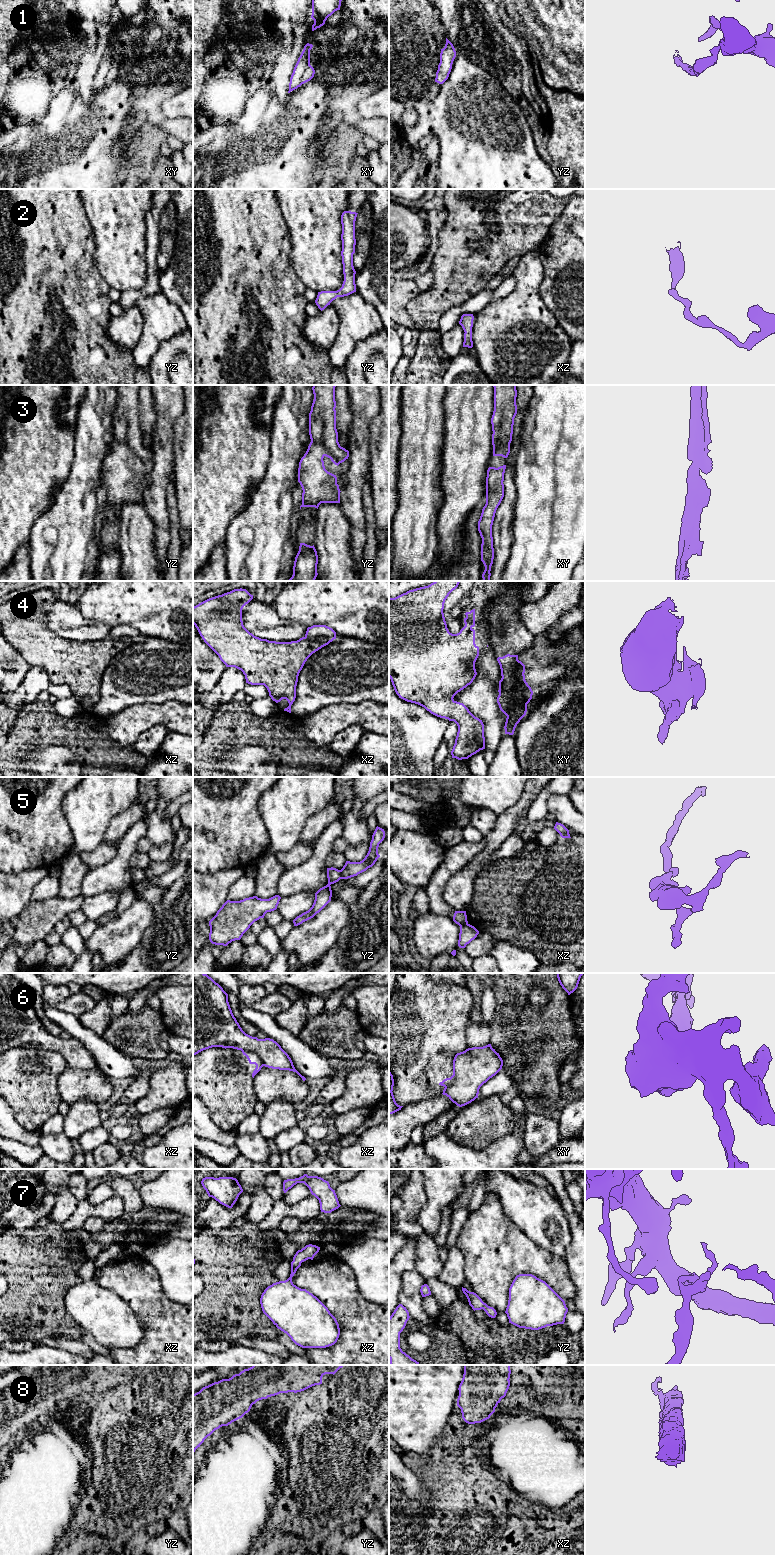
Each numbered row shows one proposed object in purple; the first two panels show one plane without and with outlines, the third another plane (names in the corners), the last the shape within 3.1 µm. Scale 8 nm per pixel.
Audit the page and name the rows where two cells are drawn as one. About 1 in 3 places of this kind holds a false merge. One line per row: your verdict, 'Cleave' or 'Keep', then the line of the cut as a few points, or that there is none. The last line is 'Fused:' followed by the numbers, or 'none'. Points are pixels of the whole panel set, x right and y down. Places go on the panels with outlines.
1: Keep. No split
2: Keep. No split
3: Keep. No split
4: Cleave. Split along xy (517, 656), (516, 690), (511, 695), (503, 697)
5: Cleave. Split along yz (340, 870), (343, 878)
6: Cleave. Split along xz (242, 1050), (254, 1052), (264, 1065)
7: Keep. No split
8: Keep. No split
Fused: 4, 5, 6

